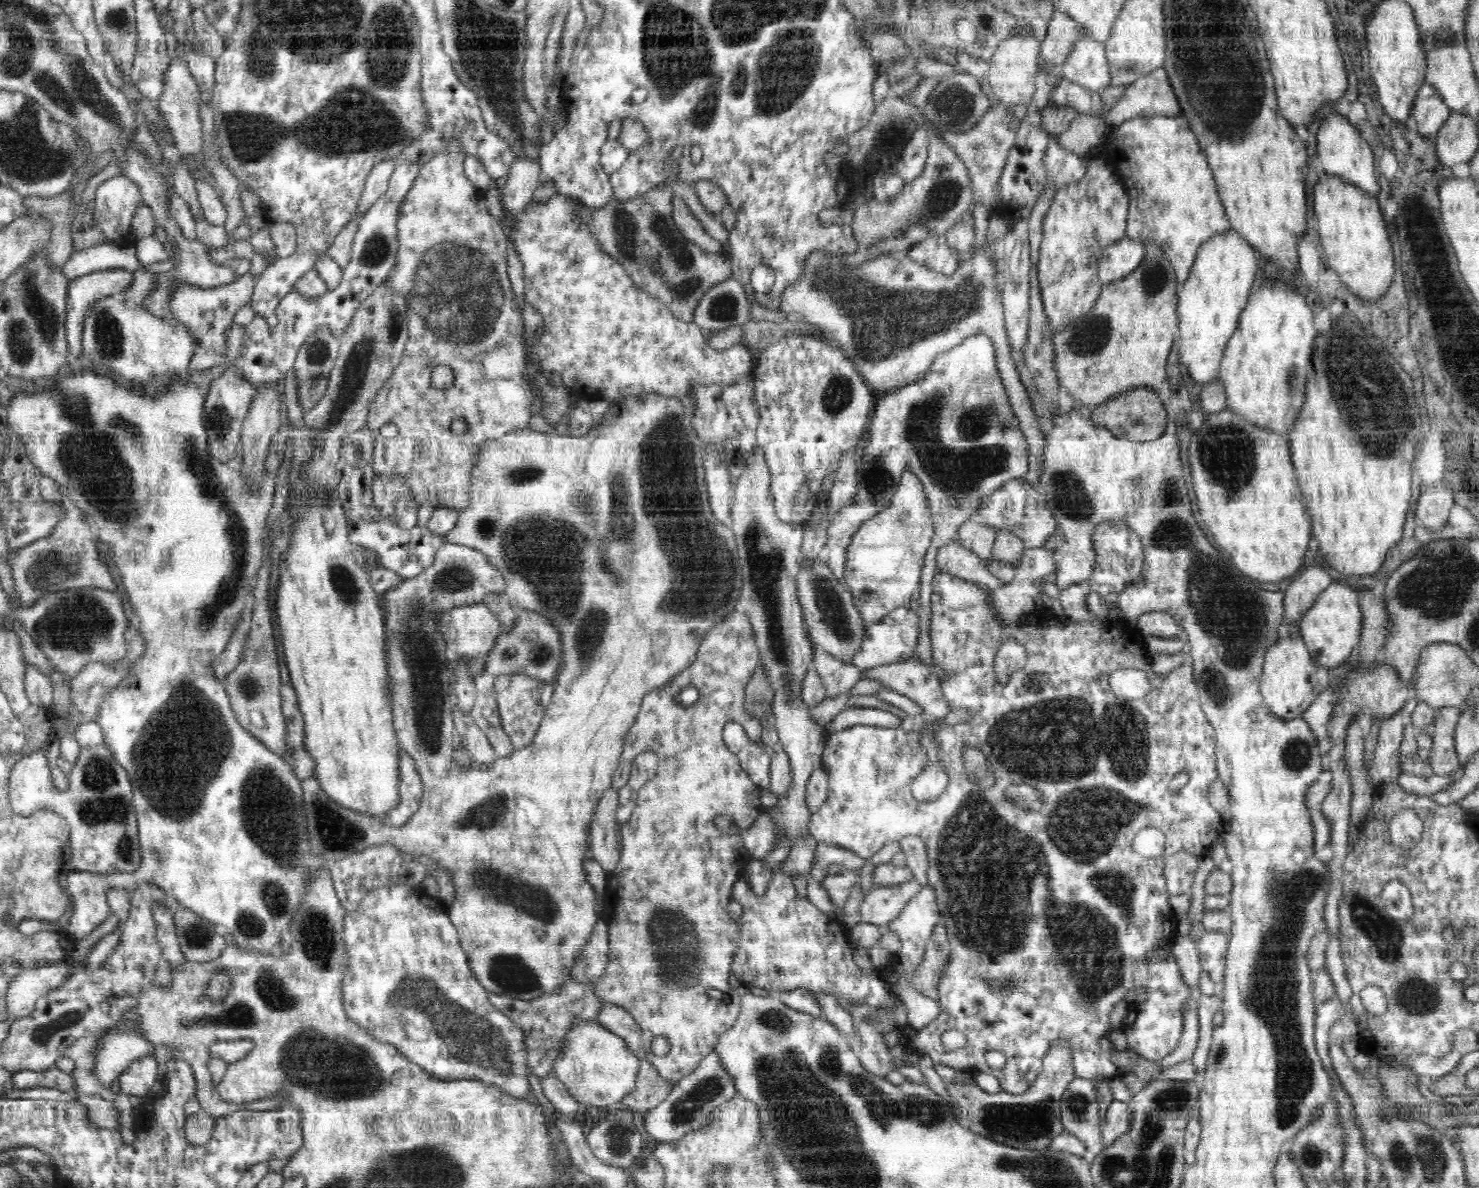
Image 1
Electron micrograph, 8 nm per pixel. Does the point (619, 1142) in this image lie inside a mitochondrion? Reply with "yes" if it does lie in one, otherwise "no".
yes

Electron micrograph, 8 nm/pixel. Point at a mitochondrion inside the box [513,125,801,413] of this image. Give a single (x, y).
(651, 247)

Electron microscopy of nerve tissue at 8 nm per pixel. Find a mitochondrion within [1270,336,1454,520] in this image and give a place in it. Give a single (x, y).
(1292, 374)

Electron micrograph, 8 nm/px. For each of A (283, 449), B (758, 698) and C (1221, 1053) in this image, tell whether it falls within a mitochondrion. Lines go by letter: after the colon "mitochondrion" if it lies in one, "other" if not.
A: other
B: mitochondrion
C: mitochondrion

